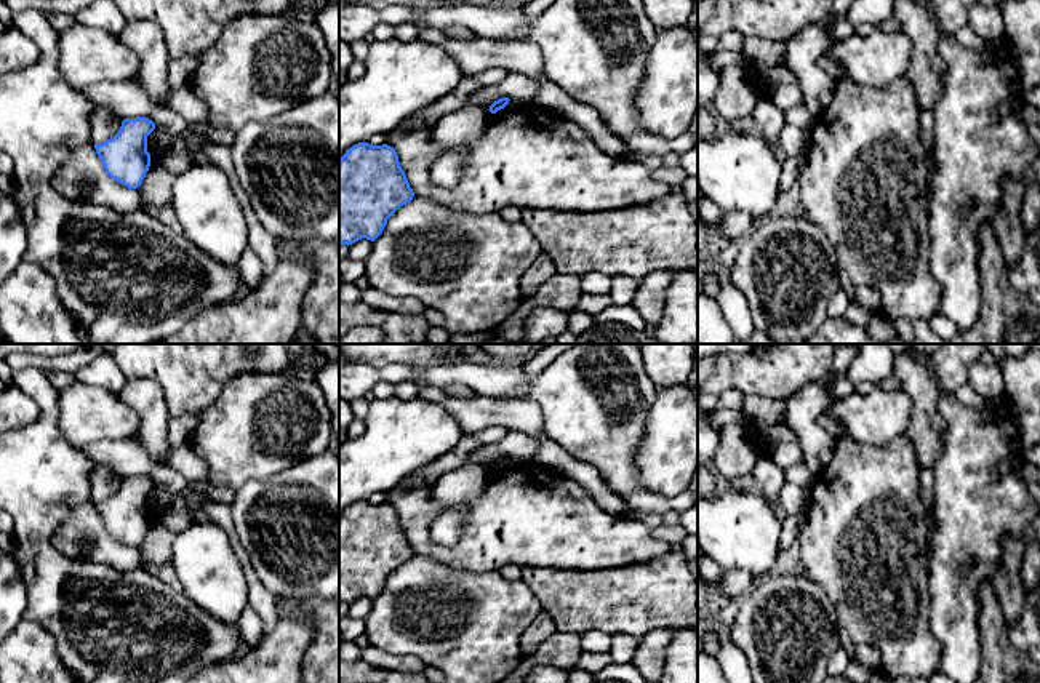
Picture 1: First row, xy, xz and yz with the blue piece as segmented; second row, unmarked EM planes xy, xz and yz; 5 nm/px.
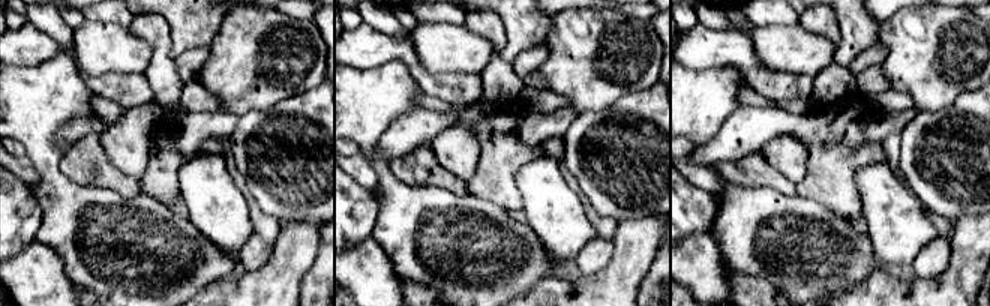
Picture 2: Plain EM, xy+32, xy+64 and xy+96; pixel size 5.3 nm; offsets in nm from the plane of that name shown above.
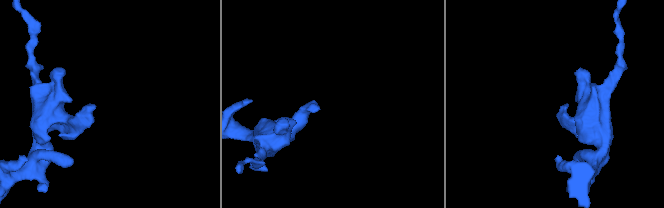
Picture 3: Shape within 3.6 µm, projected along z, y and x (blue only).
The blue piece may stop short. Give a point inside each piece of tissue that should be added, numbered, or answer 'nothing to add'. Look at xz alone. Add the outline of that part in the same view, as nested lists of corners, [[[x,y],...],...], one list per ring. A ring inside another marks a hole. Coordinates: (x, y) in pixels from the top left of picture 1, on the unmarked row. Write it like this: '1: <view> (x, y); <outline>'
nothing to add

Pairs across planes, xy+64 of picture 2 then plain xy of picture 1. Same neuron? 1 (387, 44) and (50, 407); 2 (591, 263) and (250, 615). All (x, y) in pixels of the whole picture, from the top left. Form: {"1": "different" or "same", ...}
{"1": "different", "2": "same"}

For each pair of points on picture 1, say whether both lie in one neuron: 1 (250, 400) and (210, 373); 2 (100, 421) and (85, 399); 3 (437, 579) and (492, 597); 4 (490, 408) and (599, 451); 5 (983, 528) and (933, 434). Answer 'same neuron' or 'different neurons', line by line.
1: different neurons
2: same neuron
3: same neuron
4: different neurons
5: different neurons

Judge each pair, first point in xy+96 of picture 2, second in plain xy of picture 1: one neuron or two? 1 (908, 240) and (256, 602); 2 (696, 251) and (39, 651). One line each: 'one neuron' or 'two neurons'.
1: two neurons
2: one neuron

